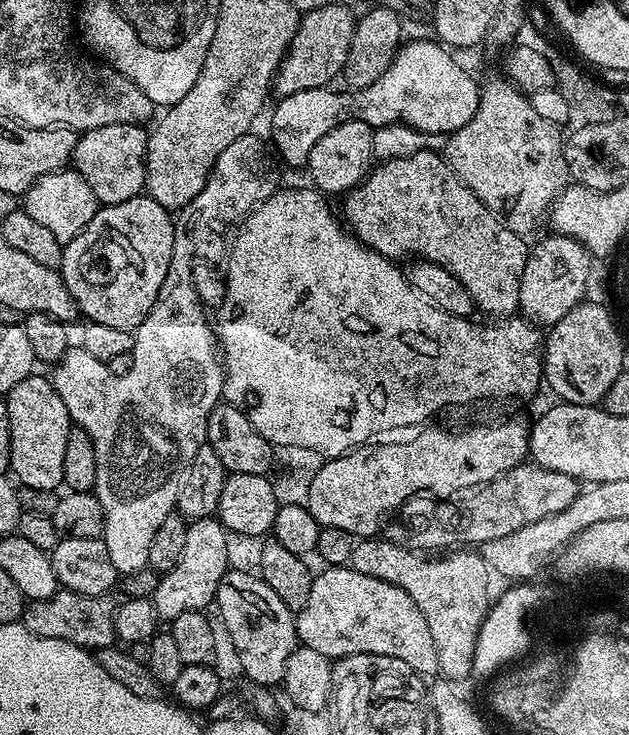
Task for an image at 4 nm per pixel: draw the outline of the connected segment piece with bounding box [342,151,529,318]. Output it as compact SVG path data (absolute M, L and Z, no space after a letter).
M425 151L411 154L409 157L394 158L393 160L385 160L377 163L375 167L369 171L366 179L355 190L347 193L344 204L343 219L346 221L347 227L351 229L357 240L360 240L367 246L373 248L378 254L382 254L386 259L393 262L401 262L407 256L411 258L419 257L421 260L429 260L438 266L442 266L446 270L450 270L450 274L454 274L454 278L458 278L458 282L462 282L462 286L466 286L466 290L470 290L470 298L473 305L477 309L480 308L484 312L489 312L492 318L508 318L519 309L518 290L522 286L522 270L526 270L526 258L528 257L529 245L526 243L525 237L520 236L514 230L510 230L493 214L490 209L485 206L480 199L465 184L460 181L454 174L454 170L450 167L447 159L439 151Z

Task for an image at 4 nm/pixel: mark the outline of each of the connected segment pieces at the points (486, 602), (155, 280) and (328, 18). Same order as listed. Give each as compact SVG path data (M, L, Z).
M360 538L353 543L350 567L358 570L358 574L370 574L370 578L382 578L382 582L390 582L406 590L406 594L414 598L414 606L422 610L422 618L426 618L426 626L430 626L430 635L434 637L434 647L438 650L440 672L452 682L469 679L472 676L478 634L482 630L482 624L487 618L490 607L490 597L488 598L490 569L479 551L452 550L447 554L429 558L413 549L398 546L393 540Z
M141 194L126 202L97 207L94 218L72 240L64 244L64 257L59 266L60 277L66 282L77 309L88 315L87 319L102 326L118 326L118 330L132 332L143 320L149 319L157 307L162 282L170 270L170 258L176 243L177 225L172 225L173 213L163 208L152 197Z
M333 2L330 6L319 6L305 11L294 34L292 44L284 61L280 63L279 77L288 78L288 92L305 93L310 88L320 88L344 71L344 63L350 54L350 42L354 38L357 17L346 5Z

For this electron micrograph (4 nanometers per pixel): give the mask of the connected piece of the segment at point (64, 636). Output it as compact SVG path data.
M57 590L50 598L31 601L25 607L22 623L35 636L42 638L58 638L89 650L111 648L117 643L116 605L117 601L108 596L87 596L77 592Z

